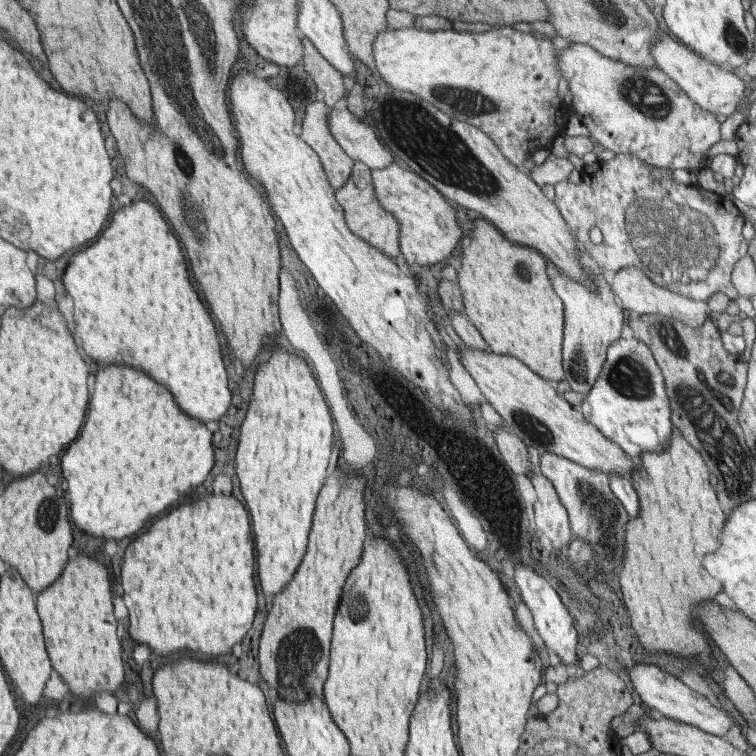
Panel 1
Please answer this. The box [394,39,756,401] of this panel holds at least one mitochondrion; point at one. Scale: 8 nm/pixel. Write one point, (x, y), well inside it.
(679, 237)

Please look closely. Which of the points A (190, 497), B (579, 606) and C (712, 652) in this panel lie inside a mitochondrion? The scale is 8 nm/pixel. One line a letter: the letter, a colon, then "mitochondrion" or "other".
A: other
B: other
C: other

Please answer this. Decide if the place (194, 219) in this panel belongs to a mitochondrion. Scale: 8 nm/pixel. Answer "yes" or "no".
yes

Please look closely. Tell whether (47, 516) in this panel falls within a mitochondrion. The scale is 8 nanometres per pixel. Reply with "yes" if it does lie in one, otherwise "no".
yes

